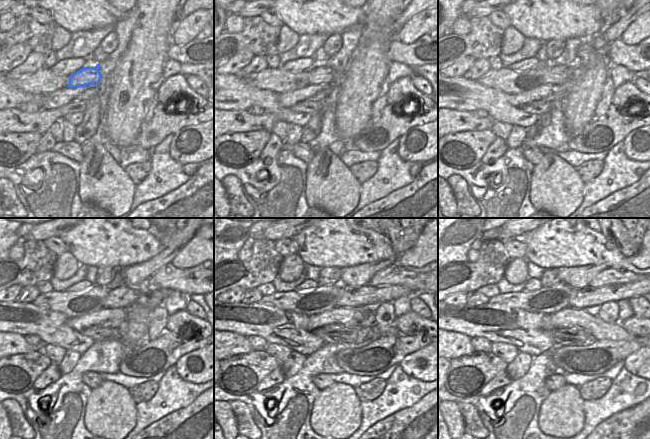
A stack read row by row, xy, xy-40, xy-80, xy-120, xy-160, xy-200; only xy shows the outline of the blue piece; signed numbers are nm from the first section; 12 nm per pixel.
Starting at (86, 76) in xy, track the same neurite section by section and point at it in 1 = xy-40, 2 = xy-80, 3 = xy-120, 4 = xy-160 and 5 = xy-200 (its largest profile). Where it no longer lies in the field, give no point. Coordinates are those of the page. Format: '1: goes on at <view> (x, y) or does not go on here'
1: goes on at xy-40 (323, 74)
2: goes on at xy-80 (556, 74)
3: goes on at xy-120 (121, 297)
4: goes on at xy-160 (349, 297)
5: goes on at xy-200 (581, 298)

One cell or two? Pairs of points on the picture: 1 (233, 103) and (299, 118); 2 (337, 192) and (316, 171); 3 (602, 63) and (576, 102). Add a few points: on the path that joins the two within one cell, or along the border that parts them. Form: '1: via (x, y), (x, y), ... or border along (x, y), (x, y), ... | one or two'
1: via (249, 100), (267, 100), (283, 114) | one
2: via (332, 187), (321, 176) | one
3: via (592, 73), (587, 79), (584, 92) | one

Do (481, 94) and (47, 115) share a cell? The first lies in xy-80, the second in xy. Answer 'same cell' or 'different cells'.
different cells

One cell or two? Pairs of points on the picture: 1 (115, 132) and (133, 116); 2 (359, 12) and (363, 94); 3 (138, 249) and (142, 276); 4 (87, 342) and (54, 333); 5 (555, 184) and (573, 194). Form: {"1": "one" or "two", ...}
{"1": "one", "2": "two", "3": "two", "4": "one", "5": "one"}

